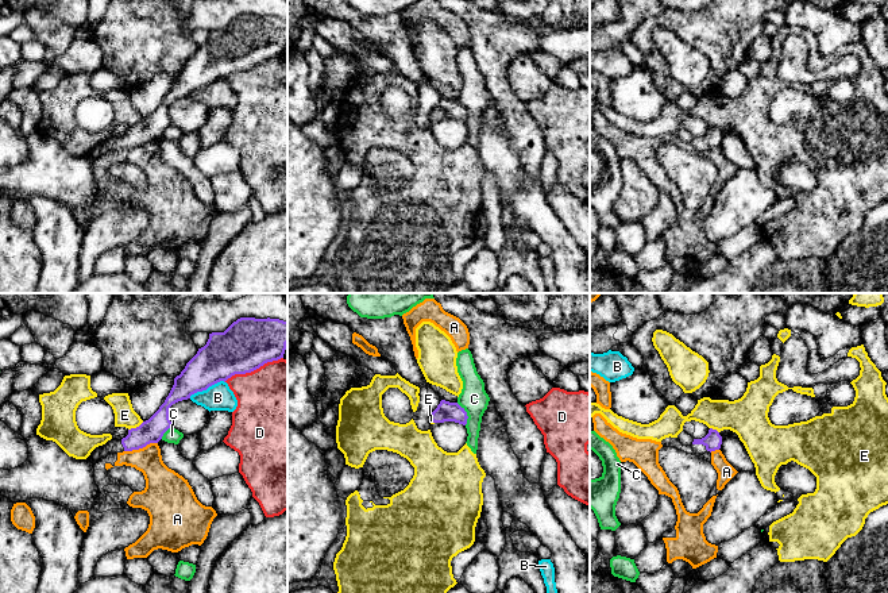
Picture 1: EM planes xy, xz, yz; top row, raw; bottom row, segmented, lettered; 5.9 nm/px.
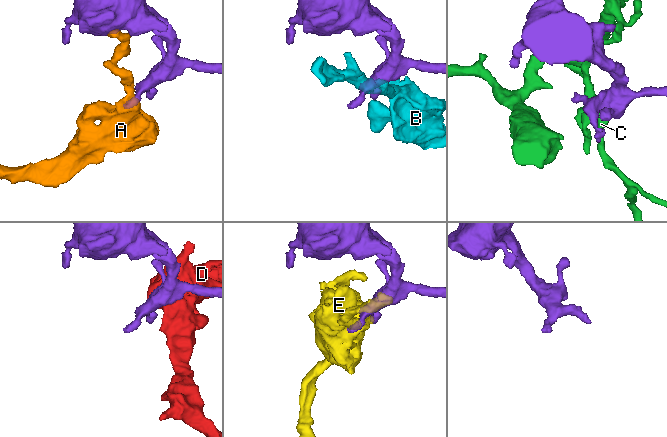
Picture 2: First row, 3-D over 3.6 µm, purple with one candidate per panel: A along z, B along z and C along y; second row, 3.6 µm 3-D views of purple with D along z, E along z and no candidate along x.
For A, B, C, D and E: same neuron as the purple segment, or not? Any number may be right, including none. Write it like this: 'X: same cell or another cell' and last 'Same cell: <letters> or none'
A: another cell
B: another cell
C: another cell
D: another cell
E: another cell
Same cell: none

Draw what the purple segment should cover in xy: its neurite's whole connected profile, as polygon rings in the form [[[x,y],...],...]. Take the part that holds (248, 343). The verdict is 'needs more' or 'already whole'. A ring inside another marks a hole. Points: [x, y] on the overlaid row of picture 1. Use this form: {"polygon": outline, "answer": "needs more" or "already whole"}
{"polygon": [[[240,317],[224,332],[212,332],[206,344],[186,363],[159,409],[139,427],[128,430],[121,440],[111,439],[86,458],[93,465],[111,454],[132,451],[158,443],[171,427],[169,408],[197,392],[227,381],[235,374],[251,373],[267,362],[283,358],[287,321]]], "answer": "needs more"}

